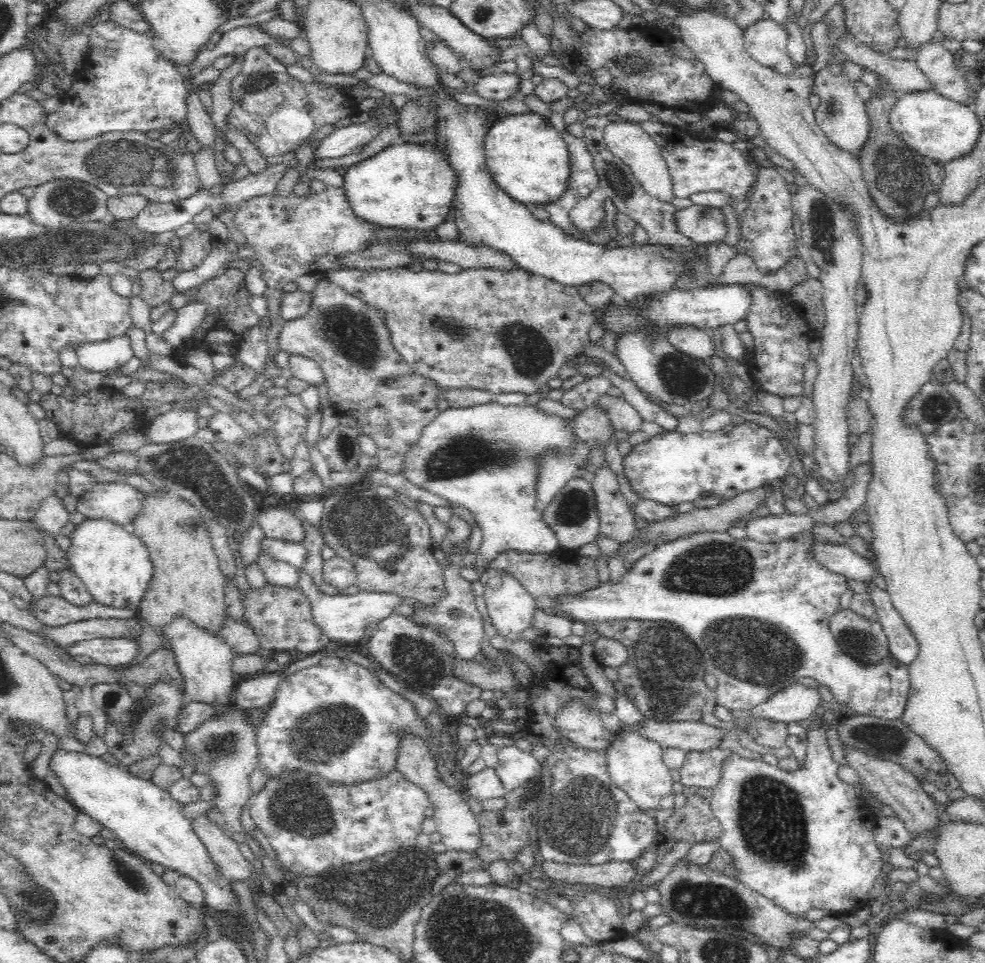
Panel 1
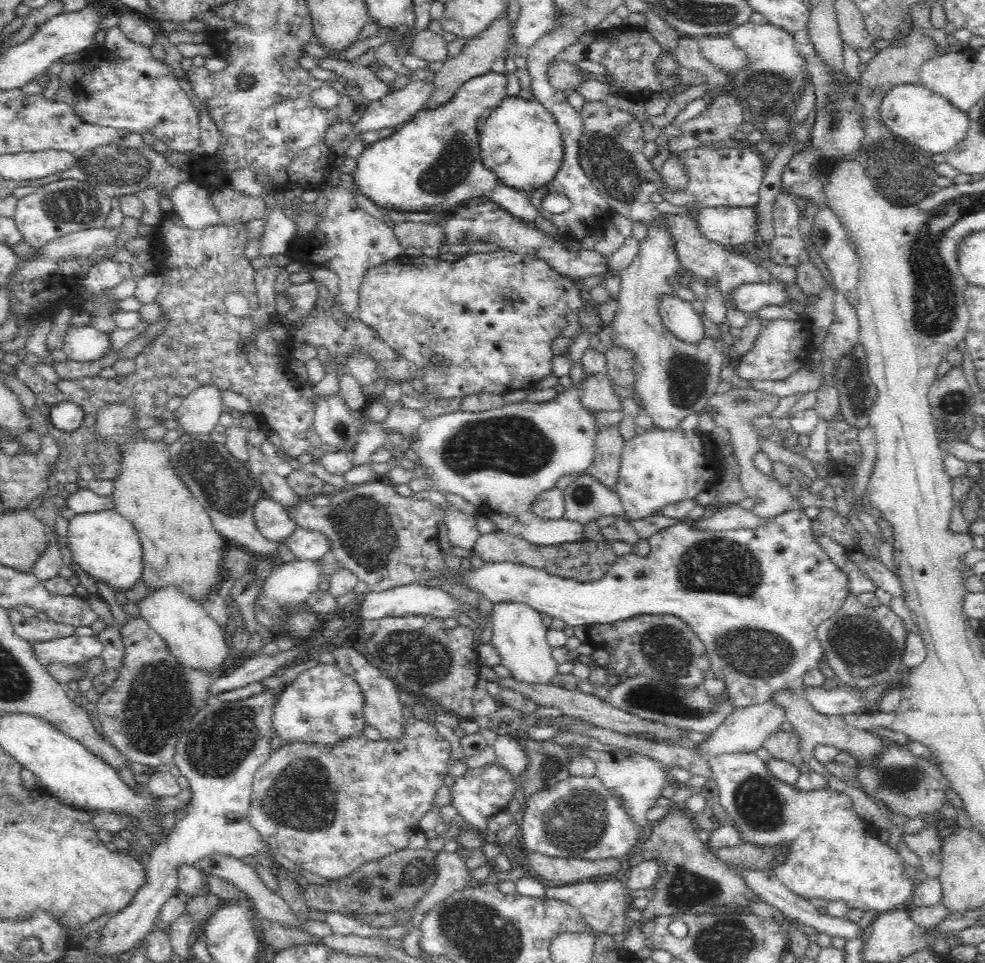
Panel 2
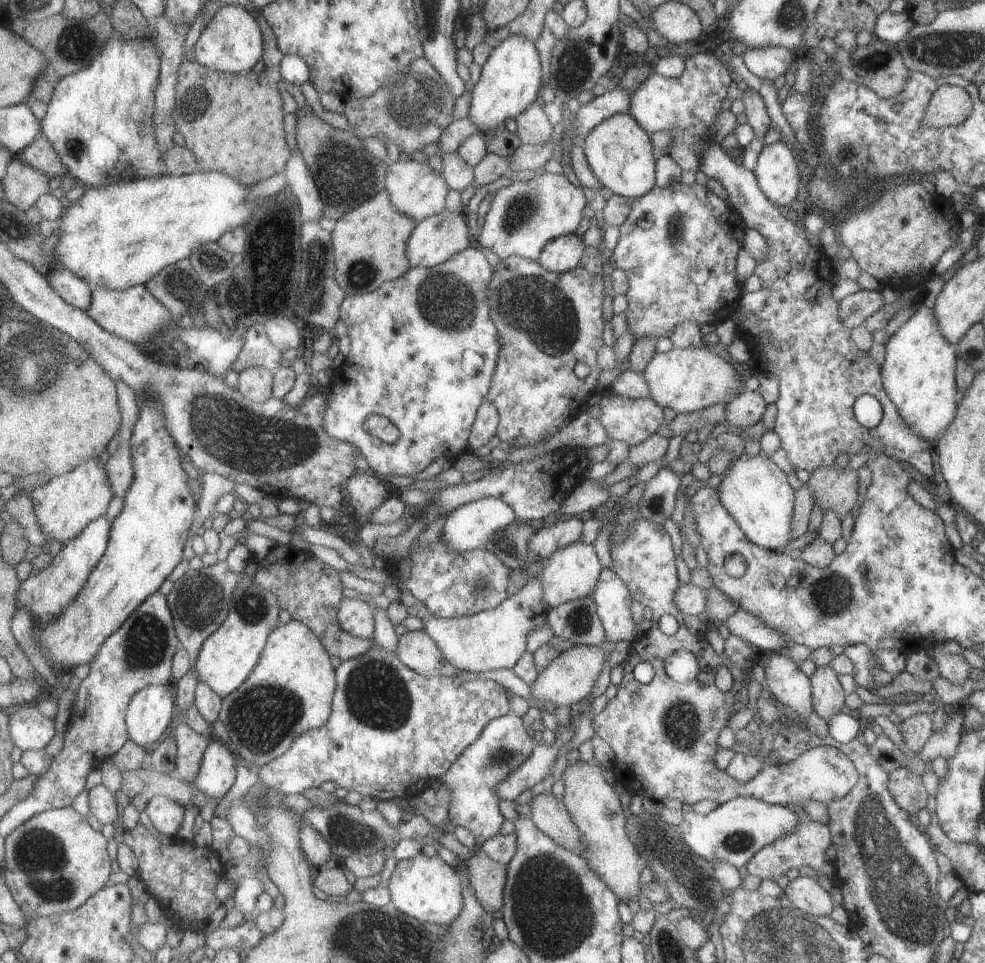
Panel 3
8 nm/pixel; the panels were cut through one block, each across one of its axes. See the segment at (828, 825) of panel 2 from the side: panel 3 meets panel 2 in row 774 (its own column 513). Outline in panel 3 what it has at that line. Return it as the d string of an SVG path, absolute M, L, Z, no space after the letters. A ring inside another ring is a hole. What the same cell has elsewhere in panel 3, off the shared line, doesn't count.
M515 712L500 716L483 729L482 736L473 742L441 778L450 792L449 818L455 827L471 829L479 846L501 832L506 815L500 806L498 786L523 766L534 753L537 742Z

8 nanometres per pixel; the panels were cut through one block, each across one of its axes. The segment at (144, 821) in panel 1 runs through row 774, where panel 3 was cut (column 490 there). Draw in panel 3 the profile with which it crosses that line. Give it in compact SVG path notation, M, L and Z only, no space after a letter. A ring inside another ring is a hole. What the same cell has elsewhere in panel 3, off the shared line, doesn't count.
M512 35L493 50L483 65L478 83L471 90L472 101L466 114L474 122L486 140L505 132L505 122L516 118L540 96L544 83L541 56L534 42L523 36Z

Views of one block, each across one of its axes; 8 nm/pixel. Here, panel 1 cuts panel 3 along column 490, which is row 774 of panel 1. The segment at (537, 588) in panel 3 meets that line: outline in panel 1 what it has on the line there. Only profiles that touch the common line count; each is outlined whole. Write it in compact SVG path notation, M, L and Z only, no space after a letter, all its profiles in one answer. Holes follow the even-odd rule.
M619 694L619 698L614 701L615 703L615 714L620 719L621 729L615 733L614 739L608 748L607 756L607 769L610 773L610 777L614 783L618 785L626 794L636 802L636 805L641 808L642 811L646 812L650 809L658 809L660 807L659 801L664 798L666 795L673 792L672 778L675 776L670 775L670 769L664 765L663 762L663 747L654 742L654 740L649 740L645 738L642 733L639 732L639 729L643 726L645 719L642 717L642 714L634 707L634 704L630 703L626 694Z

